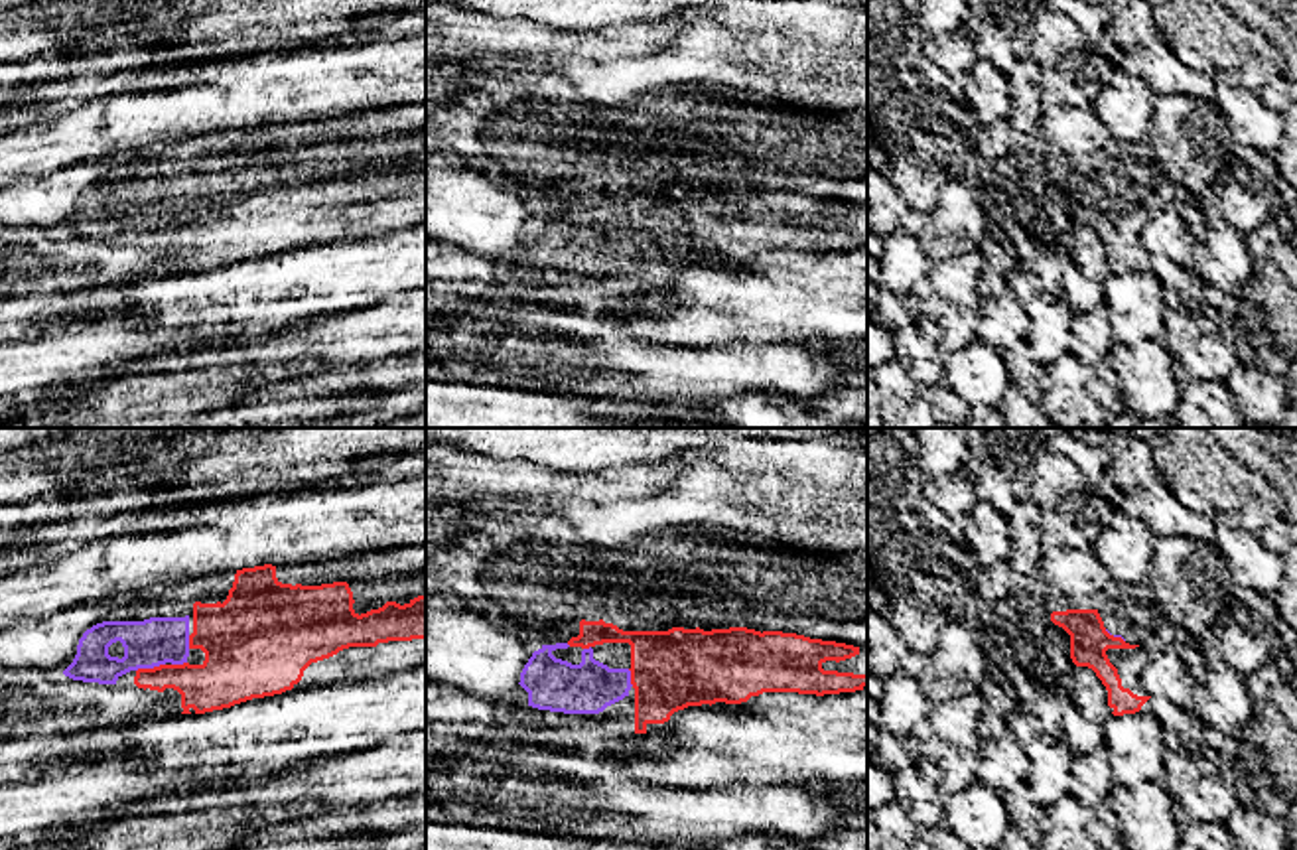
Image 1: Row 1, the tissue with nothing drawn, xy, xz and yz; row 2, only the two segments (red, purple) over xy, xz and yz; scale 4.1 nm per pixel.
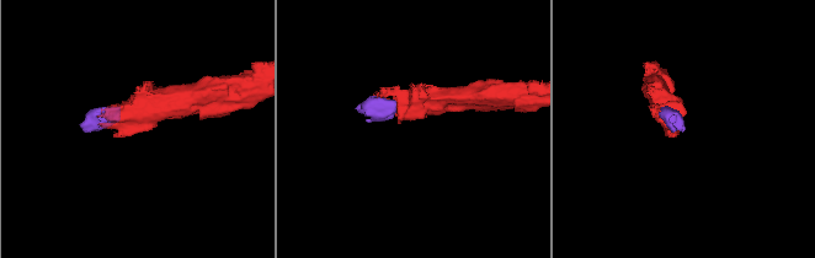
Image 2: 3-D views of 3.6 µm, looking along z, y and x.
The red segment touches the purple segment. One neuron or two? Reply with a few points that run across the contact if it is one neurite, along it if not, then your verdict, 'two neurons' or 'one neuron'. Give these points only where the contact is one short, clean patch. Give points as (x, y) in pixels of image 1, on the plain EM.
line xy (207, 245), (150, 227), (150, 204), (154, 200); one neuron

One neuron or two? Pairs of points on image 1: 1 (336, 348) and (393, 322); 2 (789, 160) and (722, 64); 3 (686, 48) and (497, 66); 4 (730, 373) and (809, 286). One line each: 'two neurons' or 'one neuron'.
1: one neuron
2: two neurons
3: one neuron
4: two neurons

